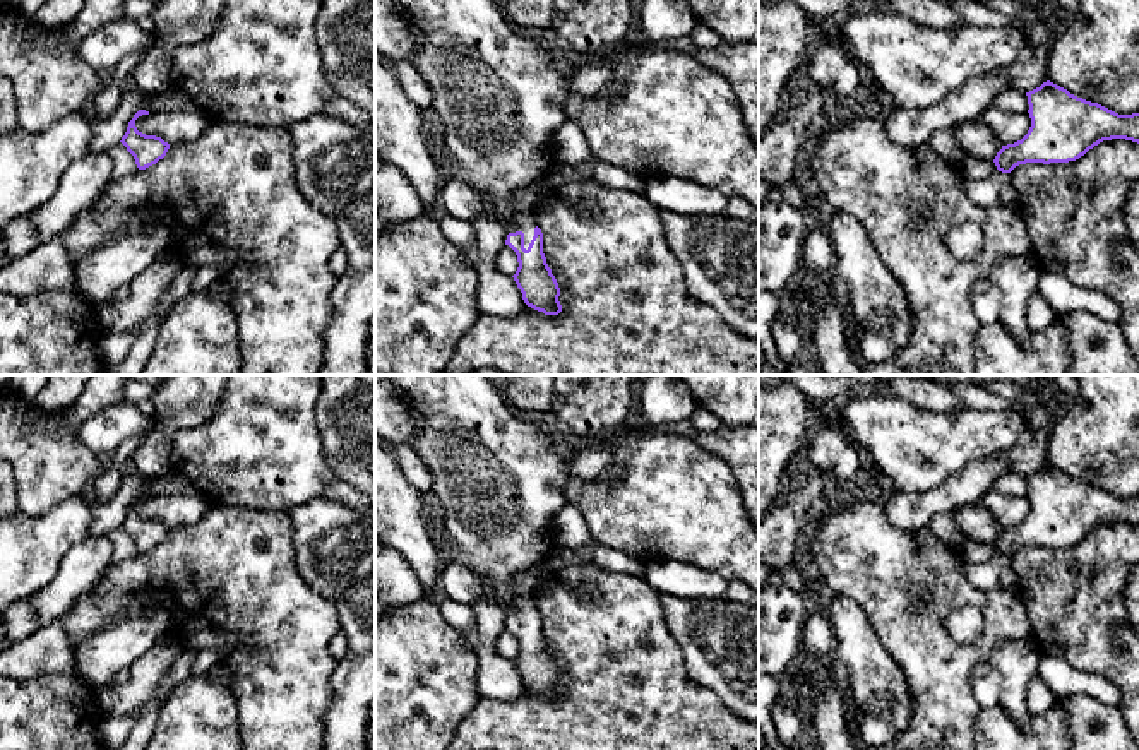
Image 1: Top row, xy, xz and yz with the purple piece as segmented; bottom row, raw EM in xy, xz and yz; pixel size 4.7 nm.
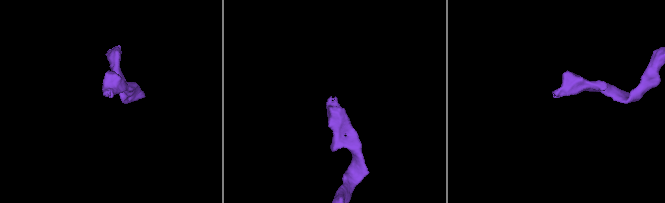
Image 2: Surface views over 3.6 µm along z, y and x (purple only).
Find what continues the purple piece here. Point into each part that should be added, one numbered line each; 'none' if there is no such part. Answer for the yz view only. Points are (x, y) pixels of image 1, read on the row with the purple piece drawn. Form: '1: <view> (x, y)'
none

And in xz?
1: xz (500, 98)

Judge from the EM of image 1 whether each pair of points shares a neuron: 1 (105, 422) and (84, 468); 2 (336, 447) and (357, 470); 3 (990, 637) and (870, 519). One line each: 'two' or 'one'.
1: two
2: one
3: one

